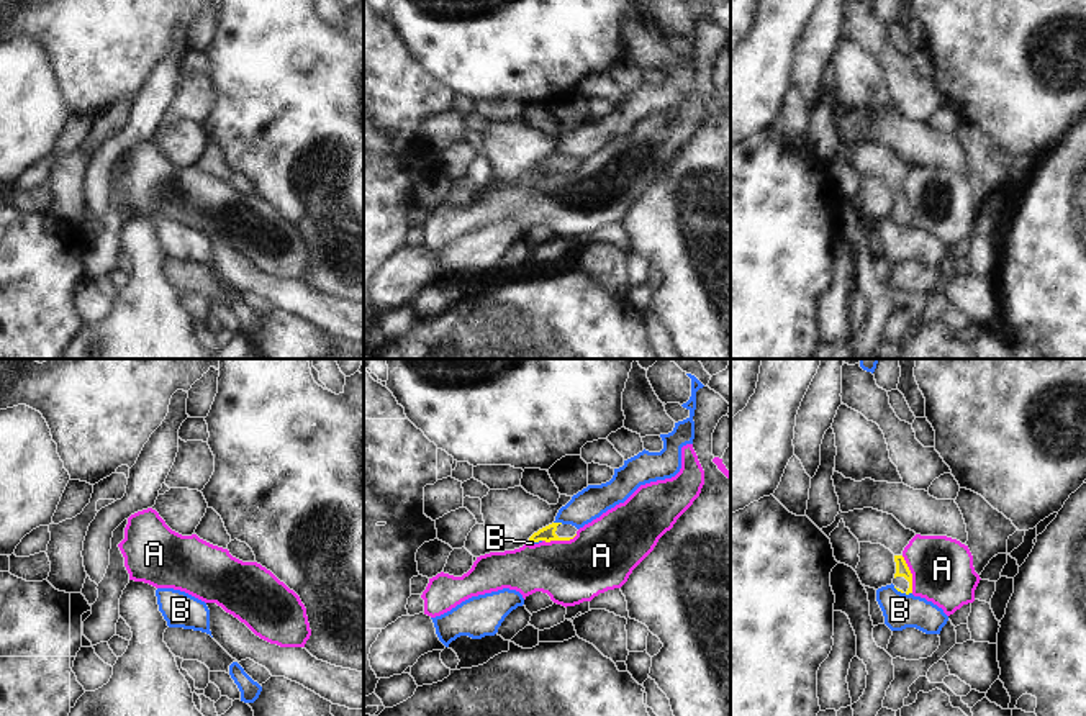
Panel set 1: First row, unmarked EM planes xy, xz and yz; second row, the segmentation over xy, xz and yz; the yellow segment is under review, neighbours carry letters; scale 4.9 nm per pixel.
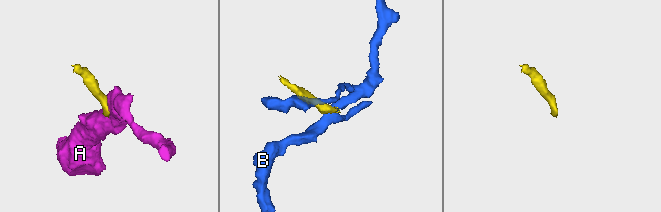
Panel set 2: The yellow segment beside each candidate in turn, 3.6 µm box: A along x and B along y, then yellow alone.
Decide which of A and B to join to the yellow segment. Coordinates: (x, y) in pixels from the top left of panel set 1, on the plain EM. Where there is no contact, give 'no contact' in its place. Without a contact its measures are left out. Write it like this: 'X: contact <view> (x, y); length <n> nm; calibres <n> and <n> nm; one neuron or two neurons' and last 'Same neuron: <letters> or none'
A: contact yz (911, 207); length 190 nm; calibres 60 and 300 nm; two neurons
B: contact xz (559, 156); length 50 nm; calibres 70 and 160 nm; two neurons
Same neuron: none

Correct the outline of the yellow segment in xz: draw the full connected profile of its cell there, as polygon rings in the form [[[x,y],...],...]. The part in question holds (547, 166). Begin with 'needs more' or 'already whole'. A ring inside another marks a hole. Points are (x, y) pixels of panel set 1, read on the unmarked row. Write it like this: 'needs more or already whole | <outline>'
needs more | [[[552,156],[537,165],[534,165],[529,174],[539,175],[539,174],[570,174],[577,167],[577,161],[572,157],[562,157],[562,156]]]

